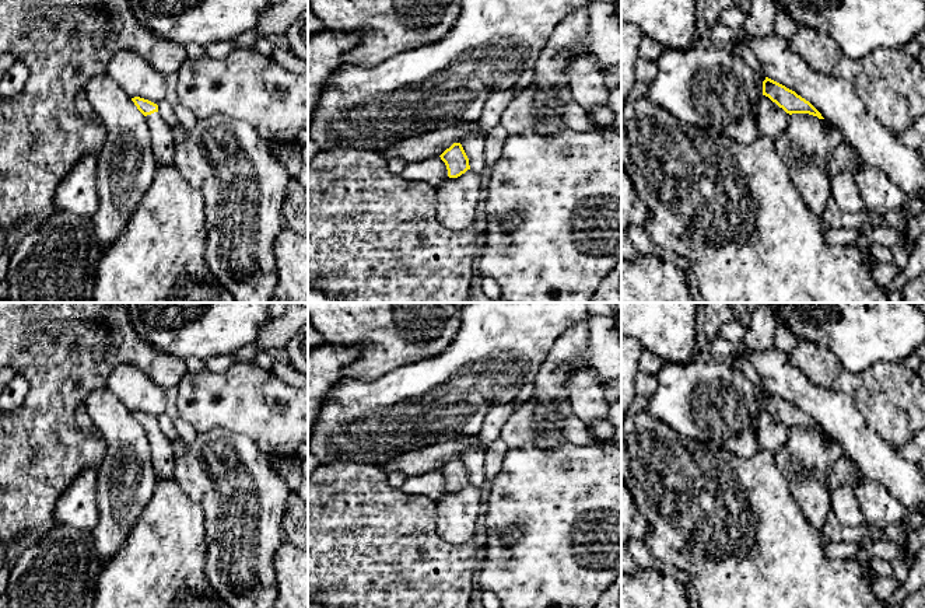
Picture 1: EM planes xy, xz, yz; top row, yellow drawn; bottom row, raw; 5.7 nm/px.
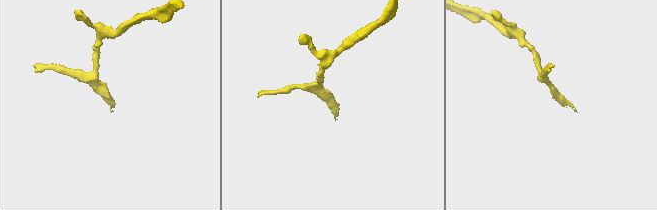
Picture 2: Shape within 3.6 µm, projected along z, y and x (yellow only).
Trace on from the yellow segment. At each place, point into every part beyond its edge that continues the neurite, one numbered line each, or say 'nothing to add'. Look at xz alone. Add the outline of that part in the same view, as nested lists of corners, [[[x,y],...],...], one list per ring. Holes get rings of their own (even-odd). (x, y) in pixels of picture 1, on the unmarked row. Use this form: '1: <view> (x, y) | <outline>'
nothing to add

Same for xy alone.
1: xy (163, 456) | [[[160,426],[146,430],[151,447],[153,467],[157,481],[172,476],[175,467],[175,454],[171,441],[165,437]]]

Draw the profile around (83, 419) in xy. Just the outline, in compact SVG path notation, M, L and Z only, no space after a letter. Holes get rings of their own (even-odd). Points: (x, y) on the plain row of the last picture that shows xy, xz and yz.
M83 403L77 410L77 423L81 429L84 429L87 431L92 431L97 429L94 422L91 420L91 417L87 413L85 403Z

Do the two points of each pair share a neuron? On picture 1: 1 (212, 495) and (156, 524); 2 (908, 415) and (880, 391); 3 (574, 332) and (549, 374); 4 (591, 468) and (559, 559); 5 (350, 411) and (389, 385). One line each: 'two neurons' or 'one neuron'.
1: two neurons
2: one neuron
3: one neuron
4: one neuron
5: one neuron

